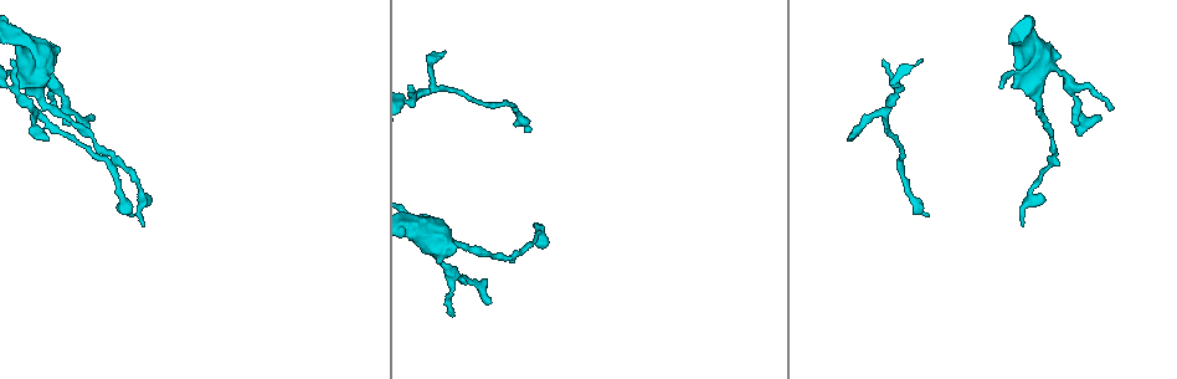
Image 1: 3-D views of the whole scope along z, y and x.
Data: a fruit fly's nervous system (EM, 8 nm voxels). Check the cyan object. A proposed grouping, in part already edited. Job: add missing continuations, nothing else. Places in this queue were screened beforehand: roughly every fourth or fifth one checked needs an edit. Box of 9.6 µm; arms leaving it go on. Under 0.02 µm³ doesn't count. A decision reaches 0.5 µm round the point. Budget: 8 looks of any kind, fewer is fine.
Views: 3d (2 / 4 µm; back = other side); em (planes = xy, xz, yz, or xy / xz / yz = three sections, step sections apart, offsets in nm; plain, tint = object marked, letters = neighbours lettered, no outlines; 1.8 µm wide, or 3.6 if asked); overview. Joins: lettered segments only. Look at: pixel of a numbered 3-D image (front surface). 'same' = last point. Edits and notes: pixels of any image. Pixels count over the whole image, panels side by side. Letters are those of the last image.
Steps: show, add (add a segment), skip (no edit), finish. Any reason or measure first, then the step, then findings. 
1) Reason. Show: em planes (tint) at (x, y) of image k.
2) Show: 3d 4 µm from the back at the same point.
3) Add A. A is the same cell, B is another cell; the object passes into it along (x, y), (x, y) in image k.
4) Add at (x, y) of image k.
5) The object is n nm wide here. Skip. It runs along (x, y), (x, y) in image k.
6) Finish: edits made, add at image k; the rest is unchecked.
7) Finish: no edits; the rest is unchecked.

End of a long branch. Show: 3d 2 µm from the back at (540, 224) of image 1.

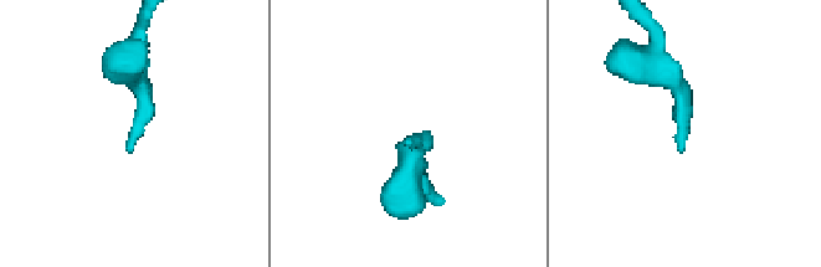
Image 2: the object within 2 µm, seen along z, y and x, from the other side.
Shape alone is not enough. Show: em 3.6 µm planes (letters) at (408, 145) of image 2.

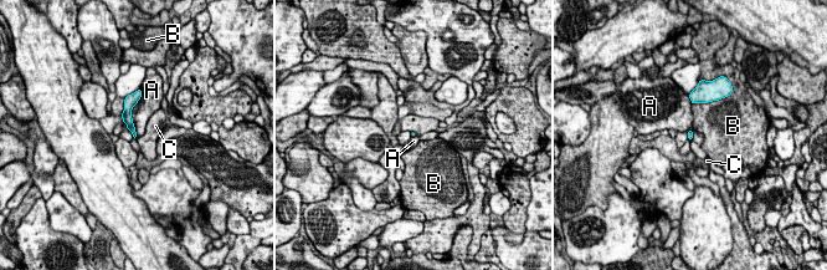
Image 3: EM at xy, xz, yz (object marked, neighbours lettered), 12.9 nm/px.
Skip. A, B and C are other cells; it runs along (133, 100), (128, 105), (132, 128) in image 3; none of them fits.

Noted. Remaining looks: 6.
Long arm stops here. Show: em planes (letters) at (928, 214) of image 1.

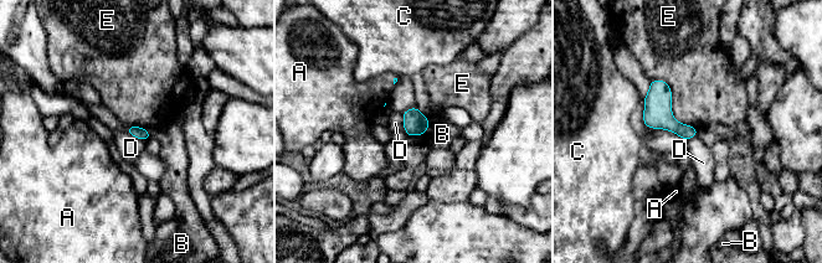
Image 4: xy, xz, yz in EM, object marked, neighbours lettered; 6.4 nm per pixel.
The longest contact is with E, 440 nm. Skip. A, B, C, D and E are other cells; a border runs along (651, 80), (695, 128) in image 4; no lettered segment goes on from it.

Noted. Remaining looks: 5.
An open end. Show: 3d 2 µm from the back at (444, 52) of image 1.

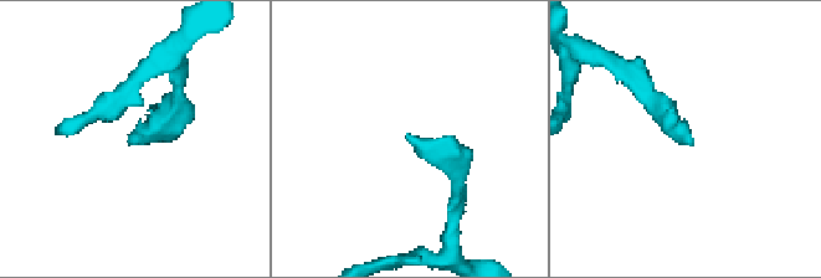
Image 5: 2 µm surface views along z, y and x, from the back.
Show: em xz step 8 (tint) at (406, 137) of image 5.

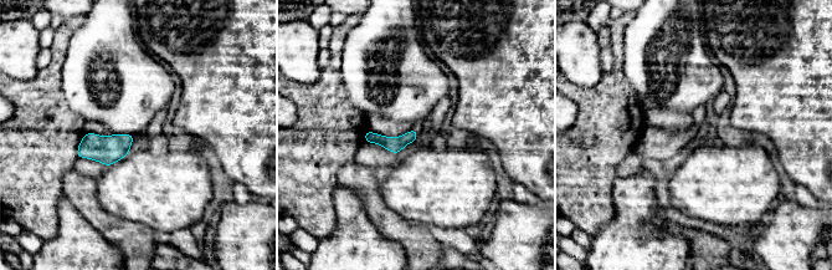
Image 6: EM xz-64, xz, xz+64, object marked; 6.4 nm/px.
Show: em planes (letters) at the same point.

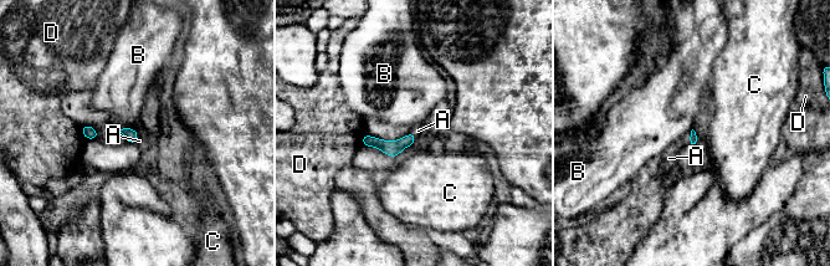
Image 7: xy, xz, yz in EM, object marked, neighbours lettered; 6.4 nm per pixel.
The longest contact is with B, 120 nm. Add A. A is the same cell, B, C and D are other cells; the neuron continues.

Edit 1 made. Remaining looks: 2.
Finish: edits made, add at image 7; the rest is unchecked.

